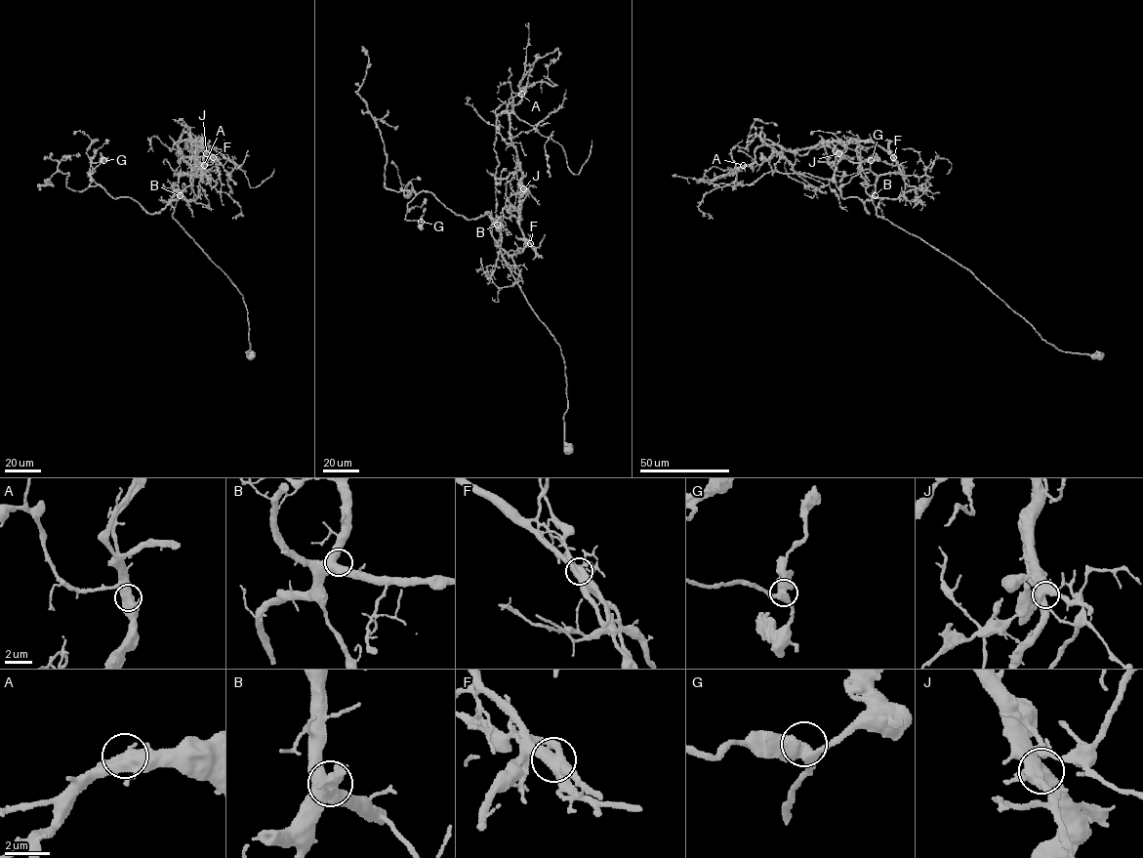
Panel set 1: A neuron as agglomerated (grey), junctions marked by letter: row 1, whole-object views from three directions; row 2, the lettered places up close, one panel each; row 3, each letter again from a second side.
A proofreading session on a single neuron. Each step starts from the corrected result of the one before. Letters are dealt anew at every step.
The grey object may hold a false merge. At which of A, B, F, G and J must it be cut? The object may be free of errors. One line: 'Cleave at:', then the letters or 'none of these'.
Cleave at: F

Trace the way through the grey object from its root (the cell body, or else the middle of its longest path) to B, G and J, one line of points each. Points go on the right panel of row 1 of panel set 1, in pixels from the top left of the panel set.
B: (1099, 355), (1063, 351), (1047, 343), (969, 270), (918, 237), (878, 217), (873, 201), (875, 195)
G: (1099, 355), (1047, 343), (872, 200), (869, 214), (843, 198), (871, 160)
J: (1099, 355), (1063, 351), (1047, 343), (969, 270), (878, 217), (859, 171), (858, 141), (833, 141), (838, 153)

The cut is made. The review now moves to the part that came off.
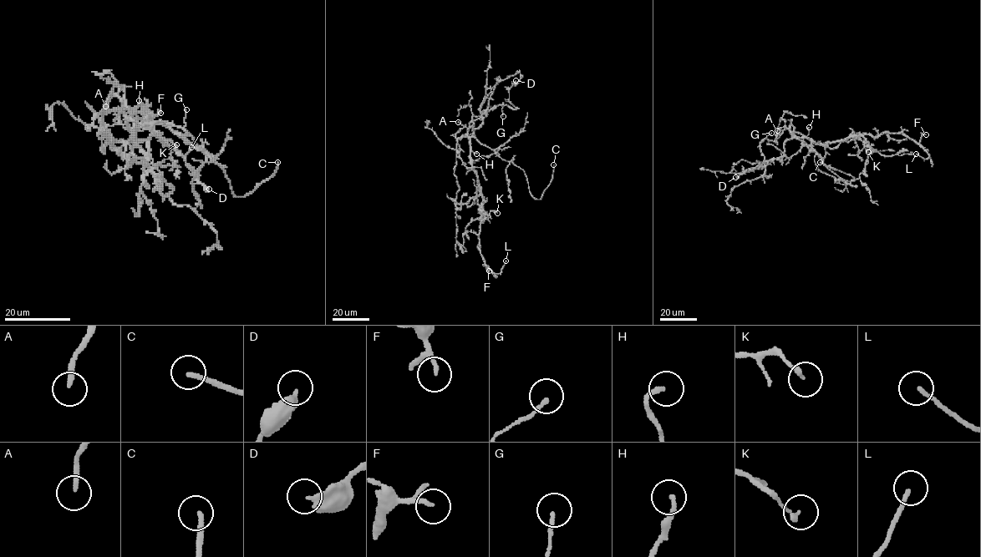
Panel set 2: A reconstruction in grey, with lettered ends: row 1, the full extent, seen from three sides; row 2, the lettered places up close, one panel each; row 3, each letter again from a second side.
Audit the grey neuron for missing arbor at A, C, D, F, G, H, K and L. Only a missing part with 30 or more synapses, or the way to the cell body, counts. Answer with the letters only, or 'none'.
A, C

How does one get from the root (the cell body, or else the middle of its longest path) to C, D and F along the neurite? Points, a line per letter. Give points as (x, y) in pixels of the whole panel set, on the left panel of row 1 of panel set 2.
C: (128, 118), (162, 123), (185, 140), (200, 145), (224, 170), (236, 197), (250, 194), (271, 177), (277, 162)
D: (128, 118), (124, 99), (129, 115), (141, 124), (164, 120), (183, 128), (210, 158), (195, 179), (209, 189)
F: (128, 118), (135, 129), (149, 111), (152, 115), (144, 108), (153, 128), (150, 121), (160, 113)

